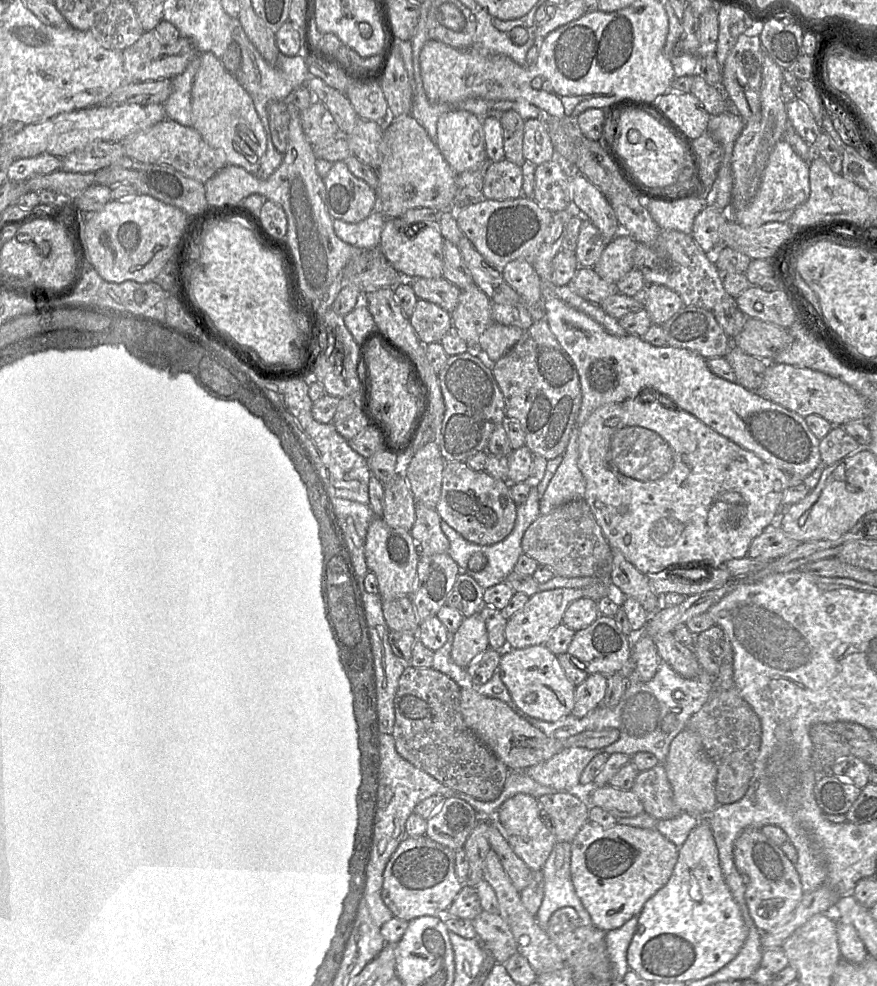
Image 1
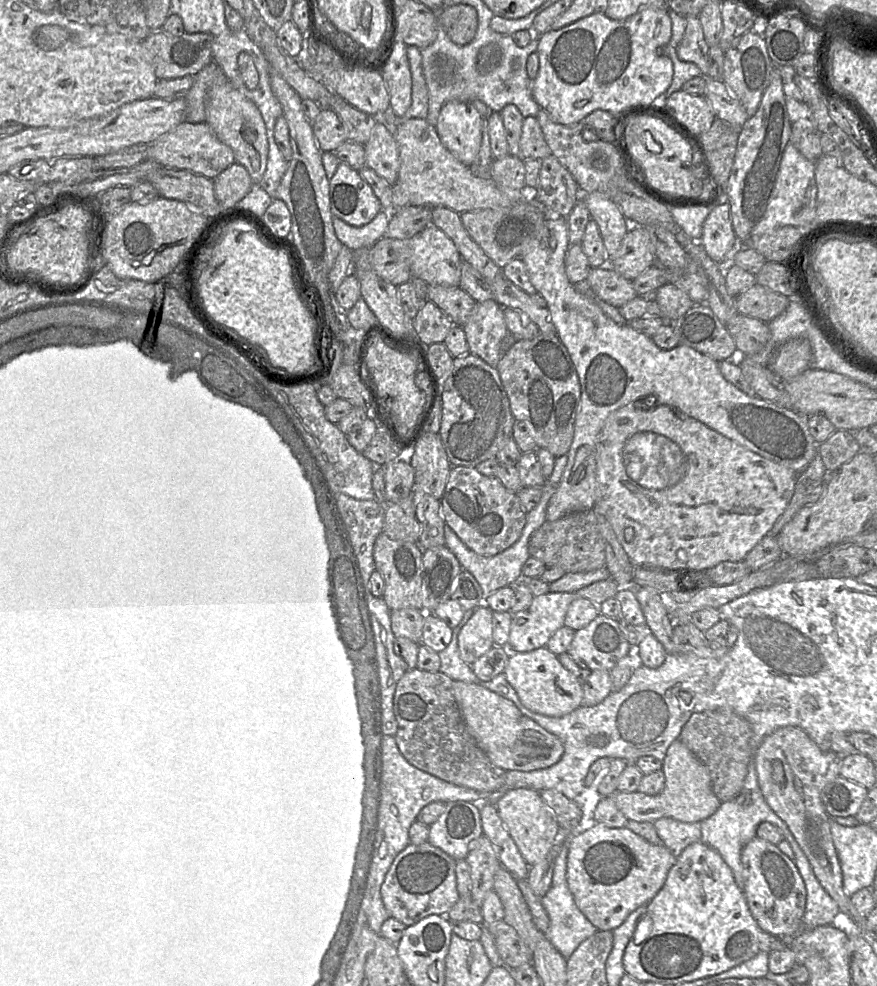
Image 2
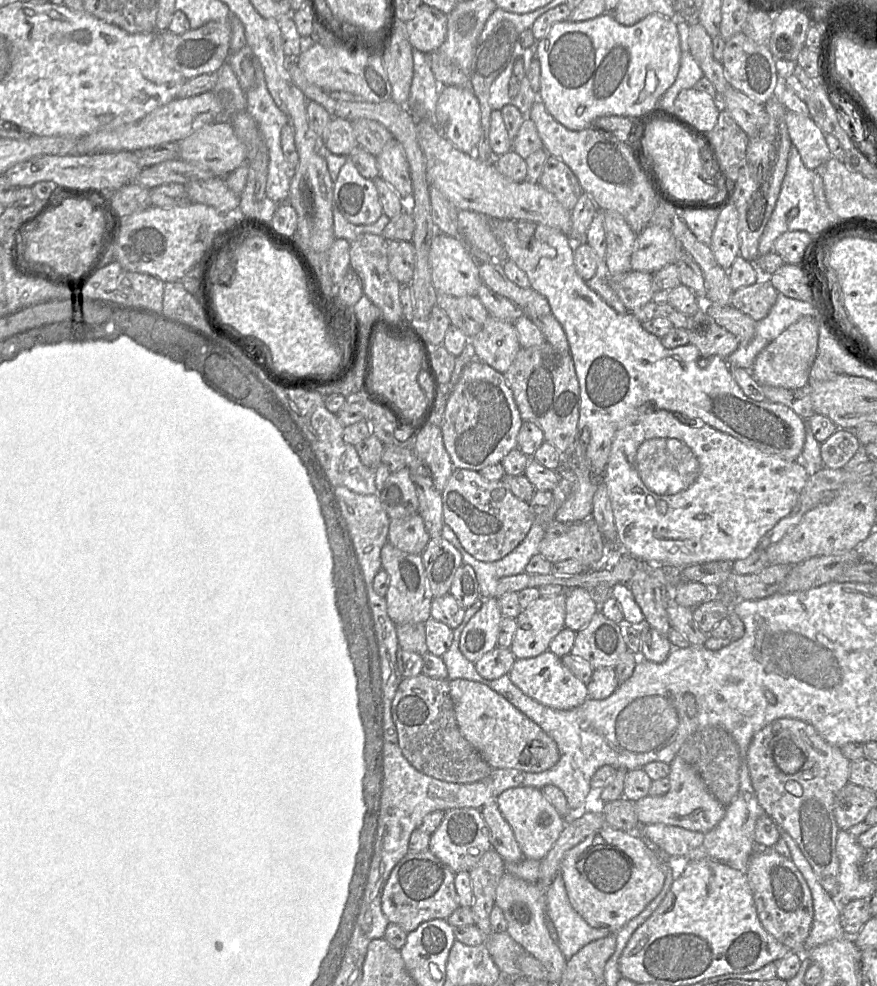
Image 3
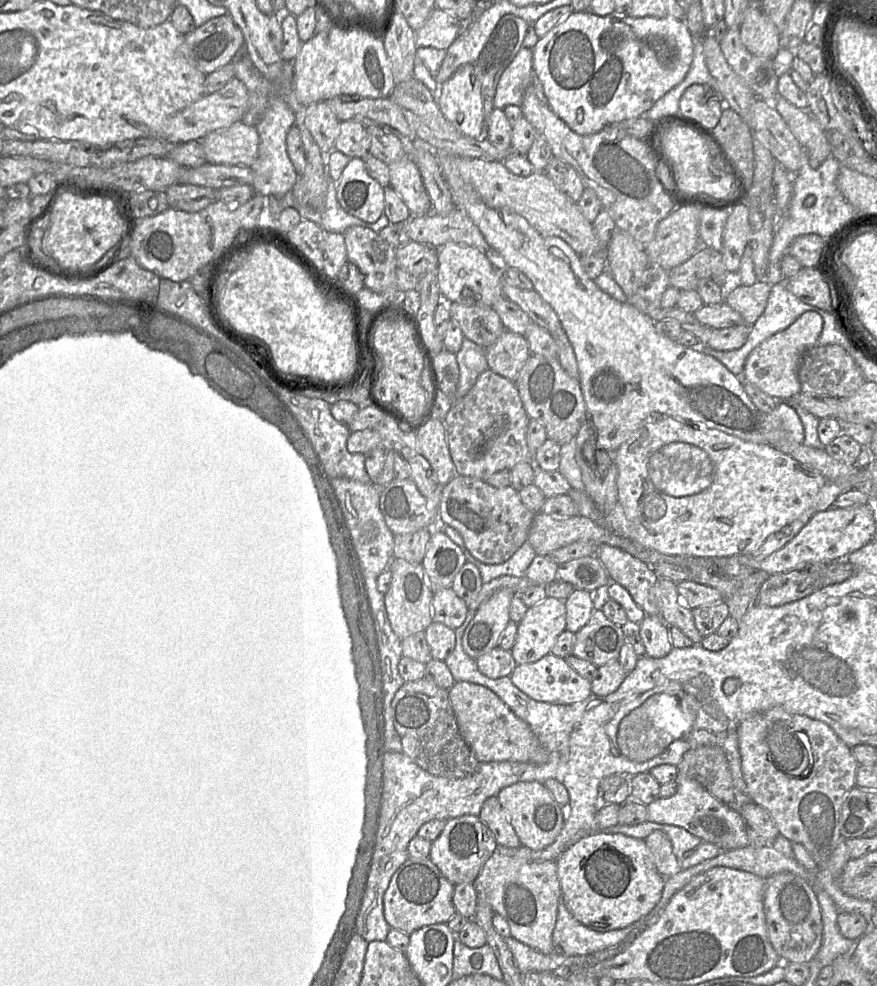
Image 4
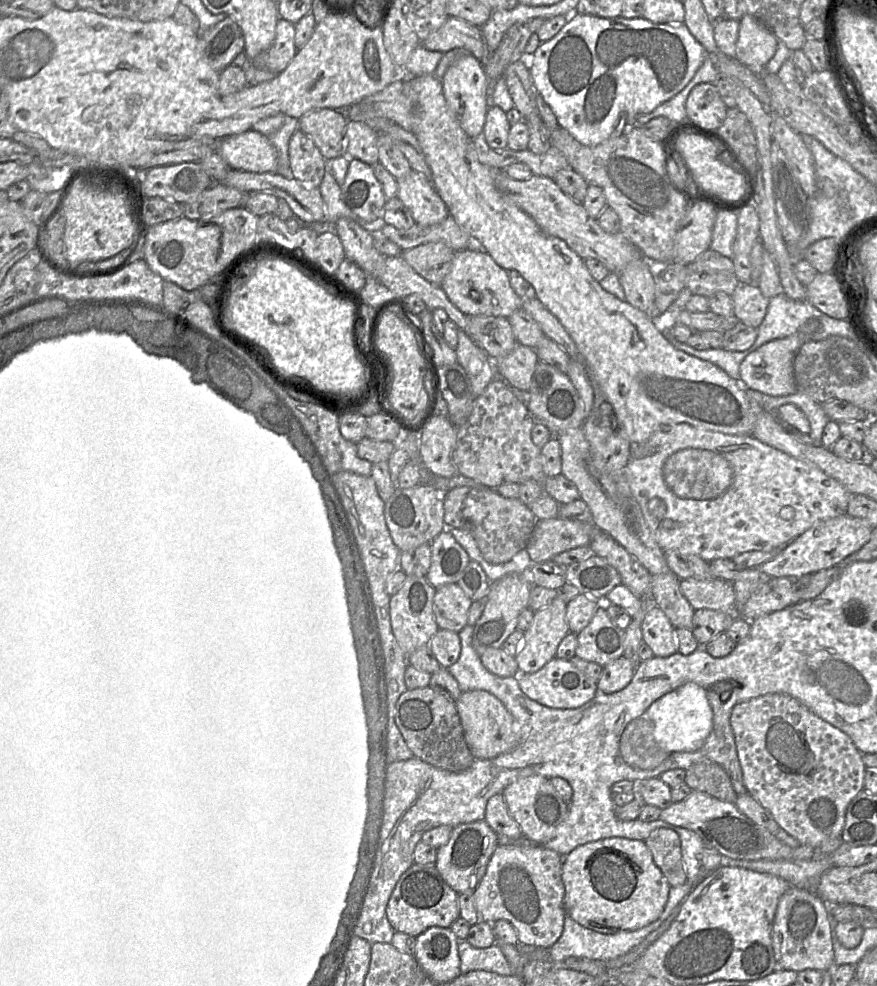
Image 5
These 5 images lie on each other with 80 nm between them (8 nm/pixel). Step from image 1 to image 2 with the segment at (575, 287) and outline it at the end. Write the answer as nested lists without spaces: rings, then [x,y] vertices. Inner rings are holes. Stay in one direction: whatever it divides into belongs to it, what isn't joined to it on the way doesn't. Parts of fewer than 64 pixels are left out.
[[[609,265],[591,268],[586,281],[599,299],[616,308],[638,296],[632,280],[626,279]]]

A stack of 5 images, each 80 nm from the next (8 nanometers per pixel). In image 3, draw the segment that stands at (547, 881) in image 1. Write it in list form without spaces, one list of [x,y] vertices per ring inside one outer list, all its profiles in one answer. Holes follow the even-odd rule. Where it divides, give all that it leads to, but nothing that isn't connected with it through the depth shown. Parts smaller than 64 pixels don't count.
[[[561,873],[546,889],[547,916],[557,932],[557,944],[568,961],[588,943],[606,937],[607,929],[591,927],[571,906]]]

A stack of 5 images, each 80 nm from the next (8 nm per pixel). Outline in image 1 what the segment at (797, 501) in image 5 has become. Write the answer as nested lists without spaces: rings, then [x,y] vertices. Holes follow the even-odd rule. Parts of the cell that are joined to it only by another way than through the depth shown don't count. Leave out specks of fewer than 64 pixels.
[[[654,398],[627,399],[597,408],[579,428],[578,467],[585,481],[584,500],[589,505],[611,549],[622,552],[626,560],[648,577],[671,574],[680,570],[705,571],[716,568],[731,559],[747,555],[750,544],[764,529],[776,521],[782,509],[782,497],[789,486],[790,476],[762,460],[753,452],[720,435],[701,420],[681,408],[661,403]]]

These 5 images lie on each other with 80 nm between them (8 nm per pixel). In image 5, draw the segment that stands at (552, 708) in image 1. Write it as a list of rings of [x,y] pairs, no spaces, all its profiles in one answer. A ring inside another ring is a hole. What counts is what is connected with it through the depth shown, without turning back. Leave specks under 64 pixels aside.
[[[552,658],[534,673],[518,674],[521,691],[531,700],[553,709],[576,709],[591,701],[596,694],[597,681],[585,676],[569,660]]]

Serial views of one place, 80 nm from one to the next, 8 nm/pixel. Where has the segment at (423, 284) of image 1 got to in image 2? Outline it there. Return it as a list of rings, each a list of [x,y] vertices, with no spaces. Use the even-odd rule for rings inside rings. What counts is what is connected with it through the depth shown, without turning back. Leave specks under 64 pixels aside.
[[[428,285],[428,300],[436,304],[452,320],[463,326],[472,313],[476,301],[459,286]]]

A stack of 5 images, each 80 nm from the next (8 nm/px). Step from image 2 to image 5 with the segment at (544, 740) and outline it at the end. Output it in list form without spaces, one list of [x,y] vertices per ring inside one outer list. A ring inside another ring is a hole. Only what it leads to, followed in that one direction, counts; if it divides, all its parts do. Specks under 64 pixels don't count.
[[[482,690],[463,692],[455,704],[466,744],[475,759],[493,759],[510,752],[516,746],[515,722],[495,696]]]

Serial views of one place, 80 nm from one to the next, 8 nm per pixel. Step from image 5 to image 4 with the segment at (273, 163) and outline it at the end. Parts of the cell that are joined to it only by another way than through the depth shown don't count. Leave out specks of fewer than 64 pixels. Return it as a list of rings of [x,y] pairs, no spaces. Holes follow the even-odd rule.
[[[239,121],[209,133],[200,143],[206,163],[250,167],[258,156],[259,135],[255,126]]]

